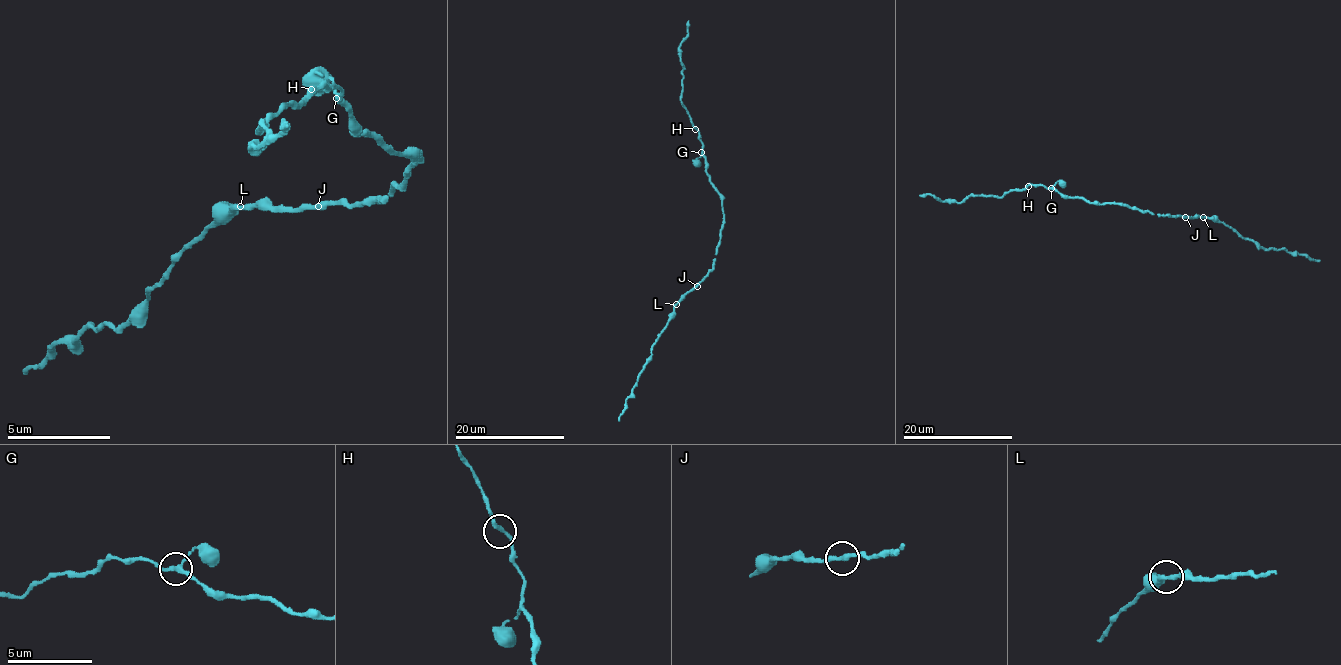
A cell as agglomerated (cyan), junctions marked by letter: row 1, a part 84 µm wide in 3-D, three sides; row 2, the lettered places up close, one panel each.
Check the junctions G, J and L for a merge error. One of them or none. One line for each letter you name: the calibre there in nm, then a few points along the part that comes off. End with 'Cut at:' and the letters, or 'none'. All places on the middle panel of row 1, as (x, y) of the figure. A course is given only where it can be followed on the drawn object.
Cut at: none

